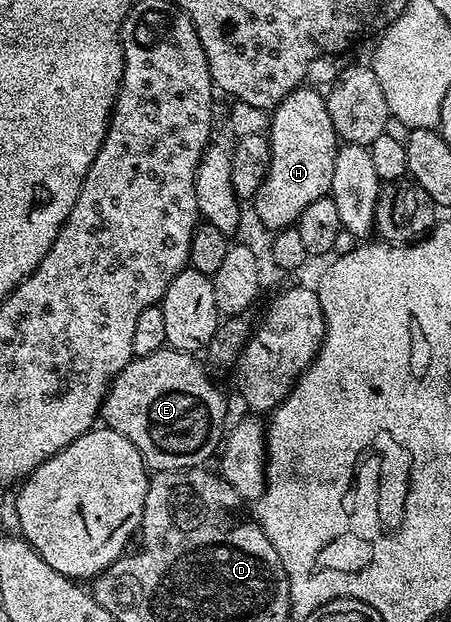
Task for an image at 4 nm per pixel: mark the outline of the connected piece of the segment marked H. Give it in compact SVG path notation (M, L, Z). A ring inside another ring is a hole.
M307 88L290 92L275 106L270 114L266 135L270 144L269 170L261 186L256 190L254 204L257 220L268 229L268 232L275 232L295 227L302 212L306 212L307 206L314 204L314 200L329 197L338 137L330 120L330 112L327 111L325 95Z

